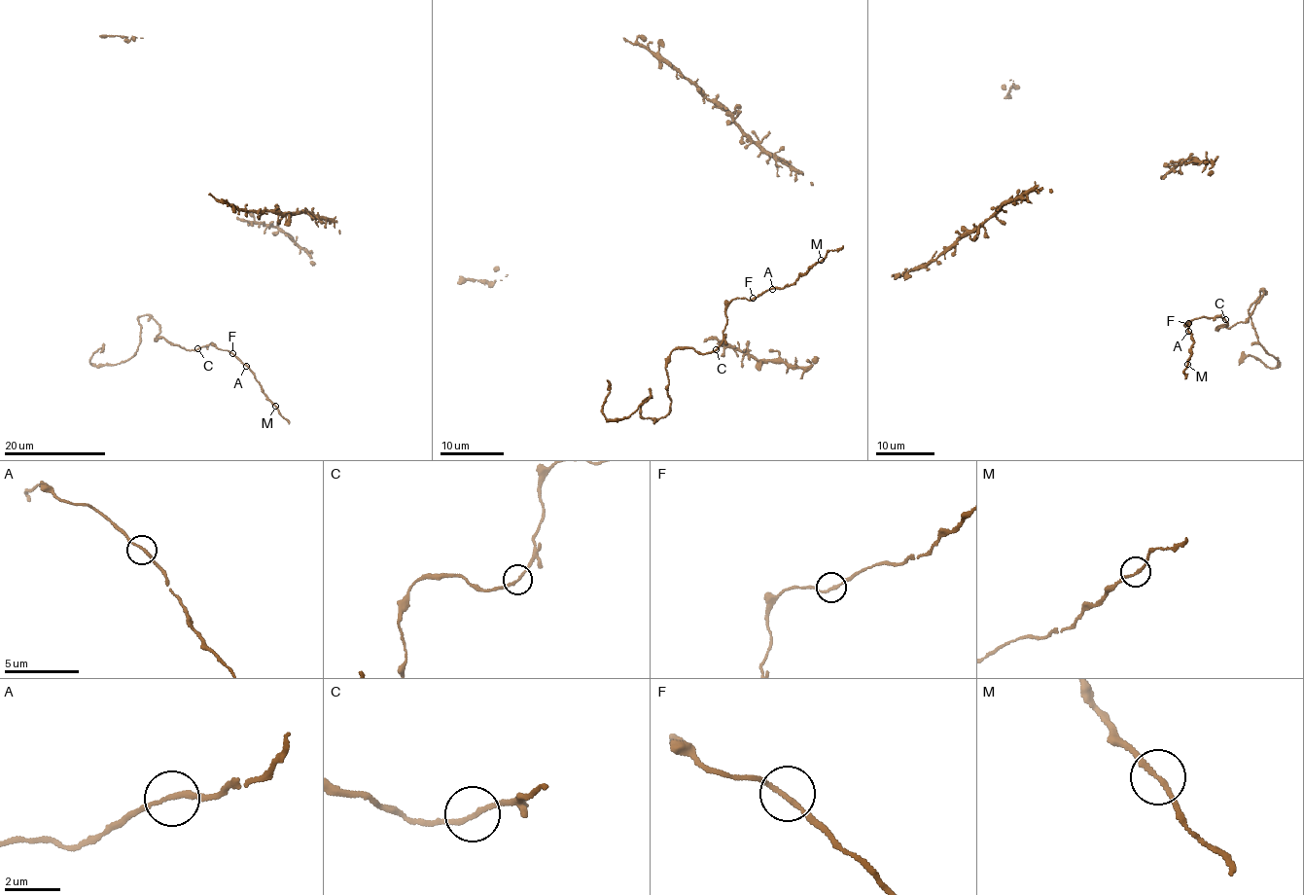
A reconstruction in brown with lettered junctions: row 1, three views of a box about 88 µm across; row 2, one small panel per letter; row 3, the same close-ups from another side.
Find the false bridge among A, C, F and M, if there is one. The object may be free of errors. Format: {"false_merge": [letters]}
{"false_merge": []}

